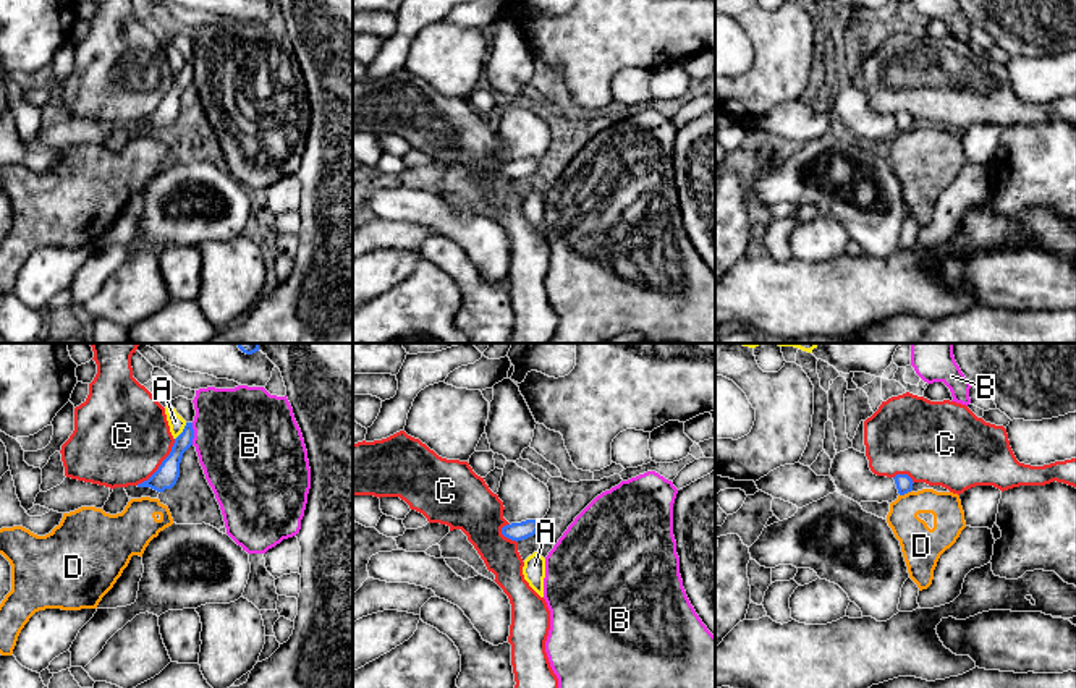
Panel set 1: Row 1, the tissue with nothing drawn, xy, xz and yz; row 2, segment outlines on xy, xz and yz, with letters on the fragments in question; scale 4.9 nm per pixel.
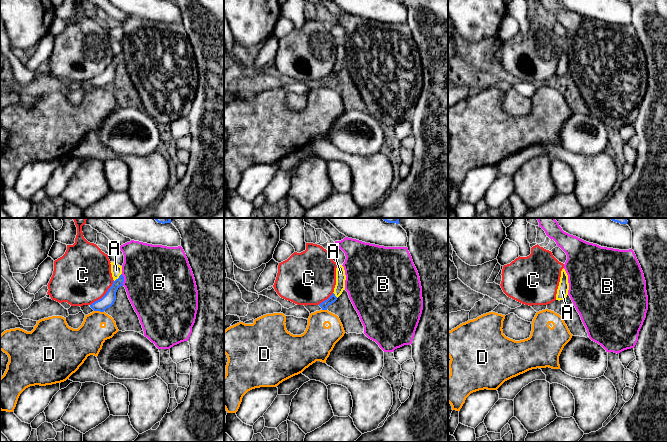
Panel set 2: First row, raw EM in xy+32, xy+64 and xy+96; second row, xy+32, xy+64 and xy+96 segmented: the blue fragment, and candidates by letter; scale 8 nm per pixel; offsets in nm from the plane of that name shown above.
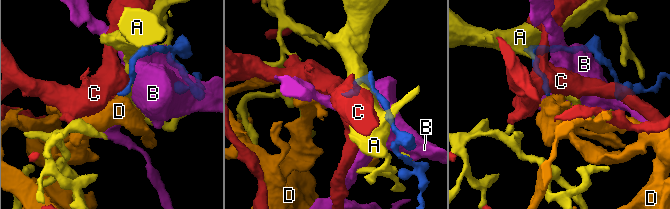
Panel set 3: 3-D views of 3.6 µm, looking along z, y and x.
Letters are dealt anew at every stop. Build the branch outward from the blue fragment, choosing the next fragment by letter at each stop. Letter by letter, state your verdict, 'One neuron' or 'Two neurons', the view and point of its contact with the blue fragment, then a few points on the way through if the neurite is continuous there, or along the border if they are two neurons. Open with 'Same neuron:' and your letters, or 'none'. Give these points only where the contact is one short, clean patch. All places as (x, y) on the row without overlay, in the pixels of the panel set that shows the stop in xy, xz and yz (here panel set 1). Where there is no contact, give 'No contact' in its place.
Same neuron: none
A: Two neurons. Touches blue at xy (183, 68)
B: Two neurons. Touches blue at xy (193, 72)
C: Two neurons. Touches blue at xy (160, 102). Boundary: xy (175, 76), (170, 91), (162, 101), (136, 122)
D: Two neurons. Touches blue at yz (905, 130). Boundary: yz (911, 127), (900, 133)

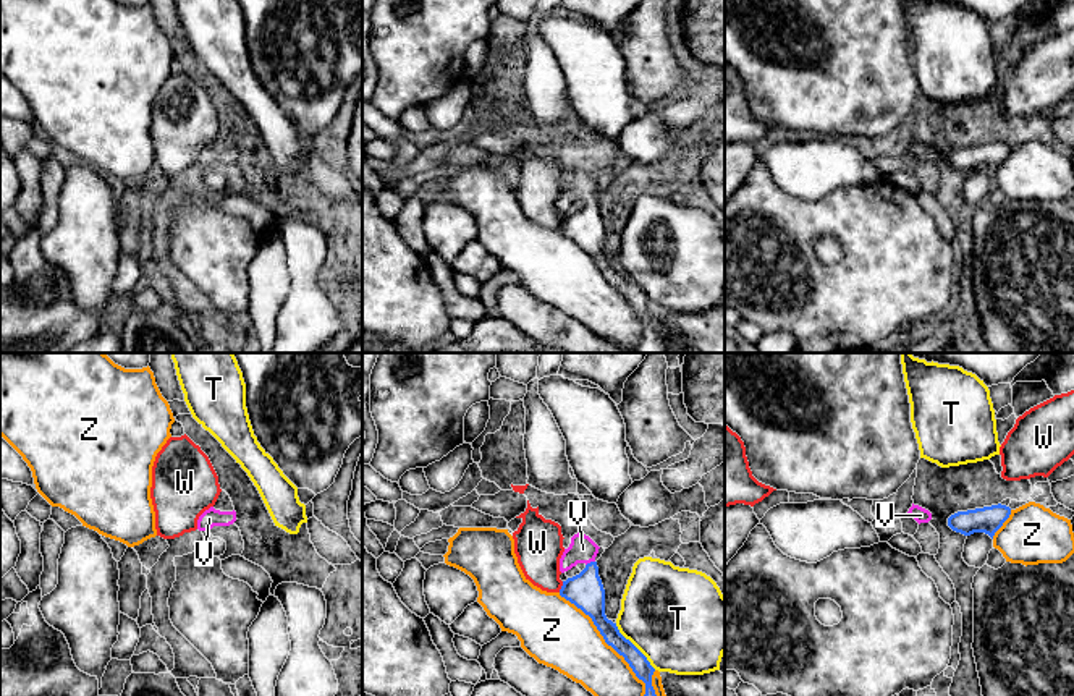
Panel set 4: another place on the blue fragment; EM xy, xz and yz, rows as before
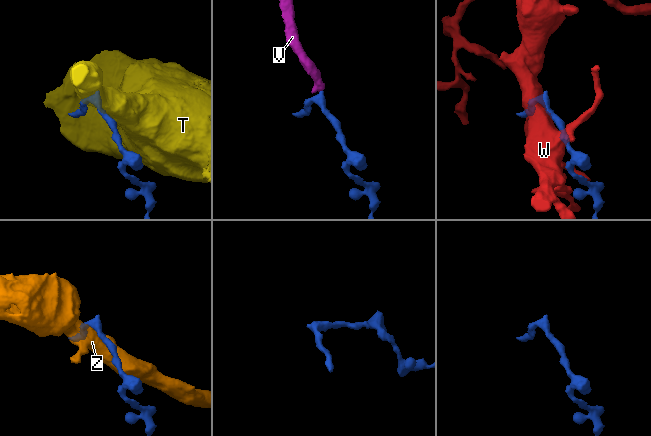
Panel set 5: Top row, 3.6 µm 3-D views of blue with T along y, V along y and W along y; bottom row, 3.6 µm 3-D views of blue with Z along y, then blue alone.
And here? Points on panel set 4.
Same neuron: V
T: Two neurons. Touches blue at xz (634, 284). Boundary: xz (615, 261), (655, 306)
V: One neuron. Touches blue at xz (591, 199). Path across: xz (586, 229), (591, 199), (583, 186)
W: Two neurons. Touches blue at xz (562, 224)
Z: Two neurons. Touches blue at xz (615, 287)

